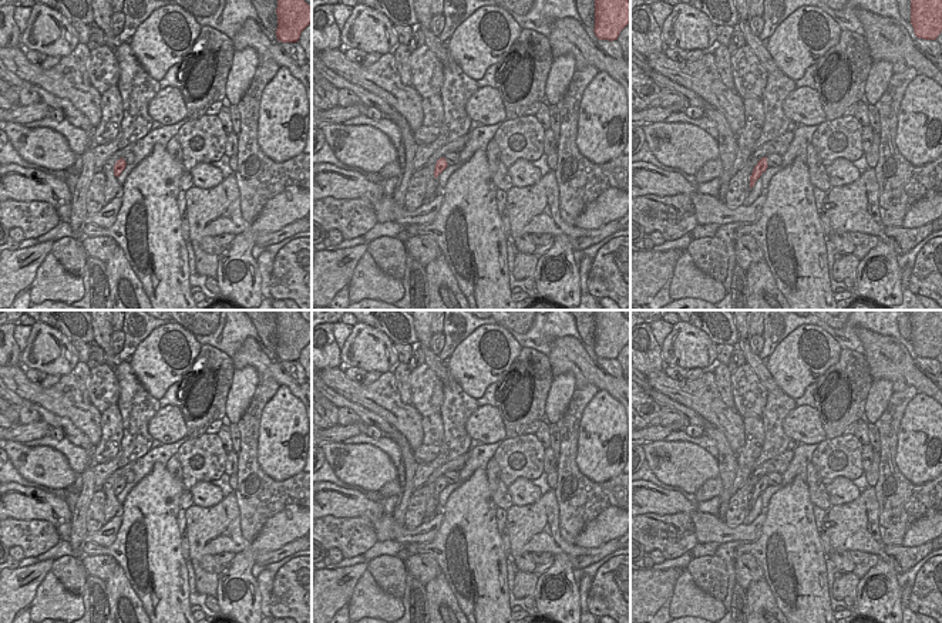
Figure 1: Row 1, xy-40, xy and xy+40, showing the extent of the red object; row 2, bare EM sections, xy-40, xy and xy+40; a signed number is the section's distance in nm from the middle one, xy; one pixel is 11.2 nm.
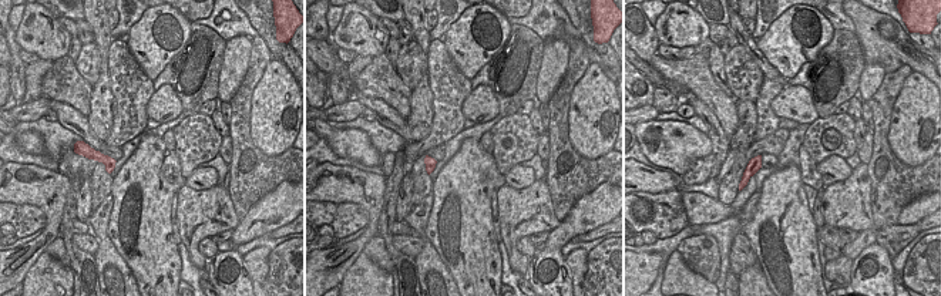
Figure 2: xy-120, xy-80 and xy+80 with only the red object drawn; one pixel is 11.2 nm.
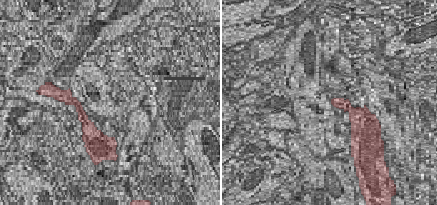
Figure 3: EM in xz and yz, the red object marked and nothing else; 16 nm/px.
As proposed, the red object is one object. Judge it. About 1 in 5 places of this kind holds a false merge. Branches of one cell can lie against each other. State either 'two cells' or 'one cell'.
one cell

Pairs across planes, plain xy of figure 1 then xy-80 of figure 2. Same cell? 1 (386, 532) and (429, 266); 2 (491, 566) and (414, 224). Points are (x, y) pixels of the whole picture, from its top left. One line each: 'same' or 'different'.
1: same
2: different

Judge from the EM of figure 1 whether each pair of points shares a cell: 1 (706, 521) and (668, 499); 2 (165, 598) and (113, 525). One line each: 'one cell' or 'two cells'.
1: two cells
2: two cells

